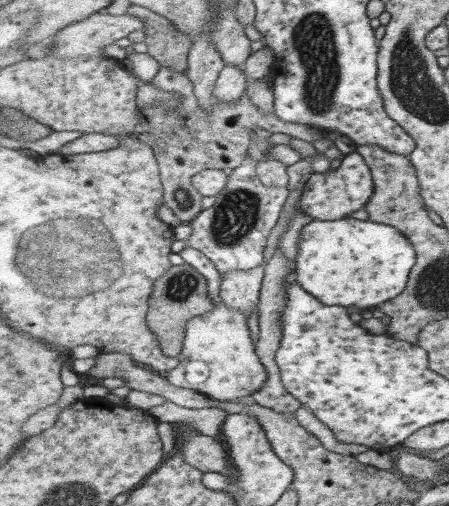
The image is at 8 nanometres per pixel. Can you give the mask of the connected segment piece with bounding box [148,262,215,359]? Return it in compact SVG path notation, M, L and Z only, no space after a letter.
M184 262L182 265L171 266L171 270L167 270L153 286L153 294L149 298L148 325L159 337L164 354L179 359L184 352L189 320L195 316L209 314L213 310L215 301L209 297L209 285L205 275Z

